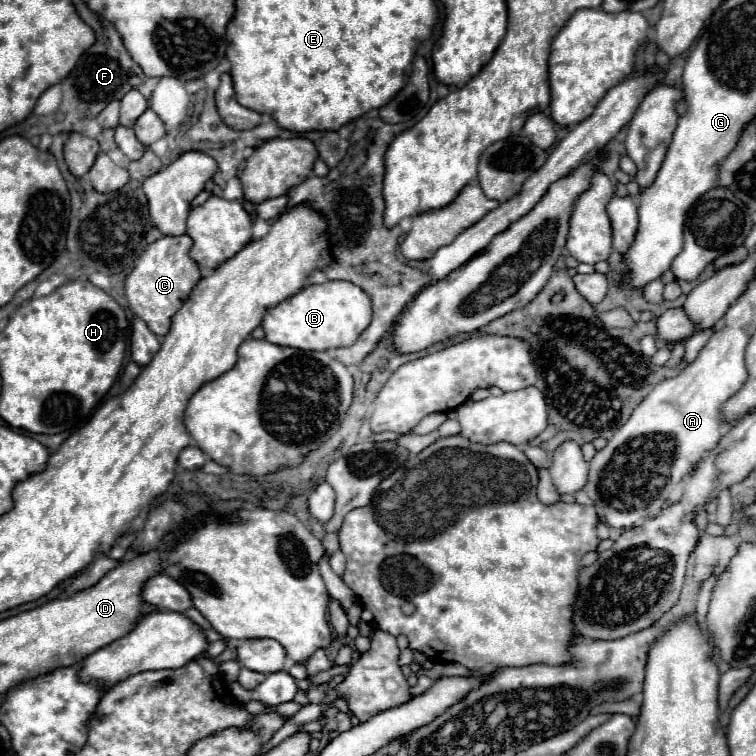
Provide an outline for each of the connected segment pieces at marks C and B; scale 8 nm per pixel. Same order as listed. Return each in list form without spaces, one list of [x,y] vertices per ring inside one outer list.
[[[162,236],[150,244],[138,258],[136,268],[126,278],[126,300],[130,310],[142,318],[156,336],[166,336],[170,330],[170,320],[182,306],[184,298],[202,278],[198,264],[188,256],[192,248],[192,238],[182,236]]]
[[[330,280],[324,284],[306,286],[298,294],[270,308],[264,314],[262,328],[266,340],[278,346],[290,346],[298,350],[328,350],[352,346],[370,322],[372,306],[368,294],[352,282]]]

